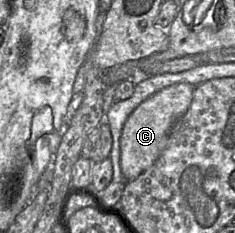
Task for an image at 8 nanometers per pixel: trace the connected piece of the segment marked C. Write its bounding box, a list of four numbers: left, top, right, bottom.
[120,82,195,181]

